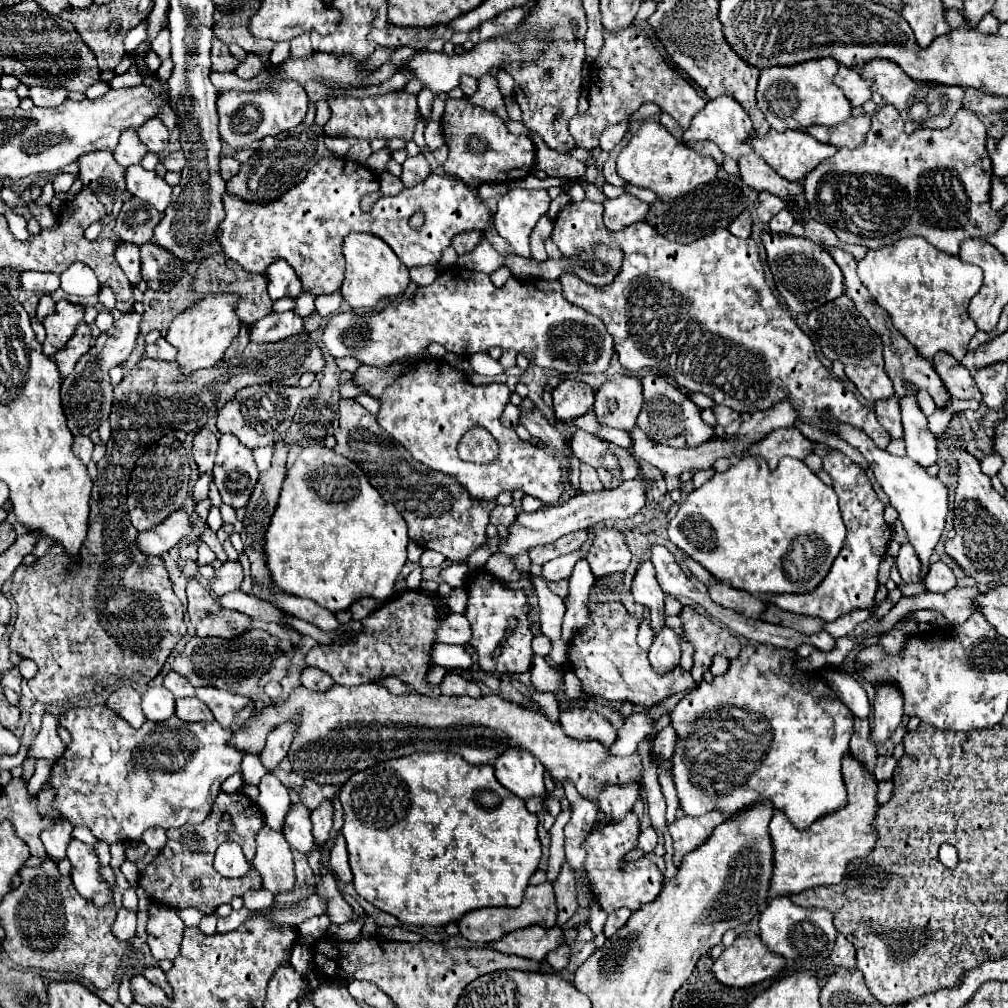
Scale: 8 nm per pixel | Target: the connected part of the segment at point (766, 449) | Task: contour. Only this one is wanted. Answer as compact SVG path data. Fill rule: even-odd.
M797 428L773 430L761 442L757 442L749 448L751 456L765 458L769 468L773 468L773 470L783 456L793 456L797 460L803 460L811 452L813 452L813 442L803 438Z

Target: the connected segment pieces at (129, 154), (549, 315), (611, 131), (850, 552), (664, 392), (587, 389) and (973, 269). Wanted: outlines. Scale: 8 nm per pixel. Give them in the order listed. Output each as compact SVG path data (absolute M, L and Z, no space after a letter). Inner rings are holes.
M123 130L121 138L119 138L119 144L113 150L115 160L121 166L127 168L127 166L139 164L145 154L147 154L147 146L143 146L143 142L139 140L137 132L135 130Z
M451 268L437 276L437 280L431 286L421 286L415 290L415 294L407 300L389 302L381 312L371 316L357 316L355 312L341 312L331 316L329 324L323 330L323 342L327 352L333 358L353 356L365 366L377 366L385 368L395 360L401 360L405 356L423 356L427 352L427 346L431 342L437 342L447 348L447 352L453 352L457 356L475 354L475 352L487 352L491 346L499 346L501 350L515 350L523 352L531 364L537 364L541 368L557 370L559 374L575 374L575 372L605 372L613 350L613 338L603 326L599 318L585 312L583 308L567 302L561 294L561 282L559 280L529 280L519 282L517 278L509 278L509 282L497 290L487 274L471 272L463 268Z
M631 118L623 120L623 122L619 122L619 124L607 126L607 128L603 130L603 134L601 134L601 144L599 144L603 152L611 152L611 150L623 140L623 136L625 136L625 132L627 132L627 128L629 128L629 122L631 122Z
M829 450L831 460L823 460L823 470L833 478L833 488L839 496L839 506L843 514L843 522L847 526L845 546L835 558L829 574L811 594L771 594L767 602L801 616L821 618L823 622L833 622L853 610L867 610L875 606L877 592L877 572L879 564L887 552L891 540L891 526L885 526L883 520L883 502L877 498L865 470L857 466L853 460L845 458L845 454L837 450ZM887 528L887 536L885 536Z
M647 374L641 382L643 382L645 402L637 424L651 440L673 448L693 448L715 436L715 430L701 420L701 408L697 408L683 390L671 386L663 376L655 374Z
M563 380L553 390L553 414L557 420L571 420L593 408L593 388L581 380Z
M911 236L911 238L903 238L903 240L895 242L893 246L869 250L867 256L857 262L857 272L859 272L859 278L865 284L865 288L875 298L875 302L881 308L885 308L885 312L891 316L893 326L915 346L919 356L931 360L937 352L943 350L943 352L951 354L953 358L957 358L959 362L963 360L963 356L967 354L967 346L977 332L975 322L967 314L967 306L969 306L969 300L981 288L983 274L981 274L979 266L961 262L957 256L949 256L949 254L937 250L927 240L923 240L919 236Z

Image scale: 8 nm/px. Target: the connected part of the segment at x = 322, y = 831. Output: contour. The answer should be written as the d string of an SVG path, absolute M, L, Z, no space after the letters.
M331 798L321 802L321 806L317 810L311 812L311 824L313 824L313 838L317 842L317 846L321 846L327 836L329 836L329 830L333 826L333 804L331 804Z

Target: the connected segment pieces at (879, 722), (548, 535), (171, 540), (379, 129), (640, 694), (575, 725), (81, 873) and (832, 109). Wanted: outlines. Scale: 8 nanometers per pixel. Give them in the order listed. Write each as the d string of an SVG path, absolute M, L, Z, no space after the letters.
M887 684L875 686L871 740L875 744L889 740L901 720L903 720L903 694L899 694L899 688Z
M635 478L635 480L623 482L615 490L577 494L571 500L567 500L565 504L559 504L559 506L541 508L541 510L531 512L531 514L521 512L517 516L515 524L509 526L509 538L507 538L507 542L501 544L501 552L509 554L509 556L517 556L525 550L531 550L533 546L551 544L565 534L571 534L571 532L577 532L577 530L587 530L589 526L595 526L599 522L633 518L643 508L643 500L645 500L645 482L641 478Z
M177 510L175 514L167 516L163 522L159 522L159 526L153 526L147 532L139 532L137 546L147 556L163 556L189 532L191 532L189 516L181 510Z
M405 90L387 92L383 96L369 98L353 98L353 96L329 96L325 98L331 110L331 118L325 124L325 134L329 136L347 136L347 138L363 138L367 142L375 138L413 138L413 128L417 122L417 96L407 94Z
M591 600L591 626L587 626L587 630L579 630L579 634L569 642L569 664L581 680L583 692L605 700L631 702L643 706L643 710L651 710L673 694L695 690L695 680L681 666L675 666L665 674L657 674L653 670L647 652L641 650L635 640L639 624L641 620L631 616L621 602Z
M573 708L561 712L559 718L567 736L575 740L597 740L603 744L613 744L617 738L617 730L597 712L589 708Z
M73 838L71 846L67 846L67 858L73 864L71 878L79 894L93 900L99 908L105 906L111 898L111 886L99 874L99 862L93 848Z
M819 58L801 62L801 66L773 66L761 70L757 82L757 106L765 114L771 128L785 130L805 130L813 124L833 126L845 122L851 116L851 104L843 98L843 92L833 84L833 76L839 64L833 58Z

